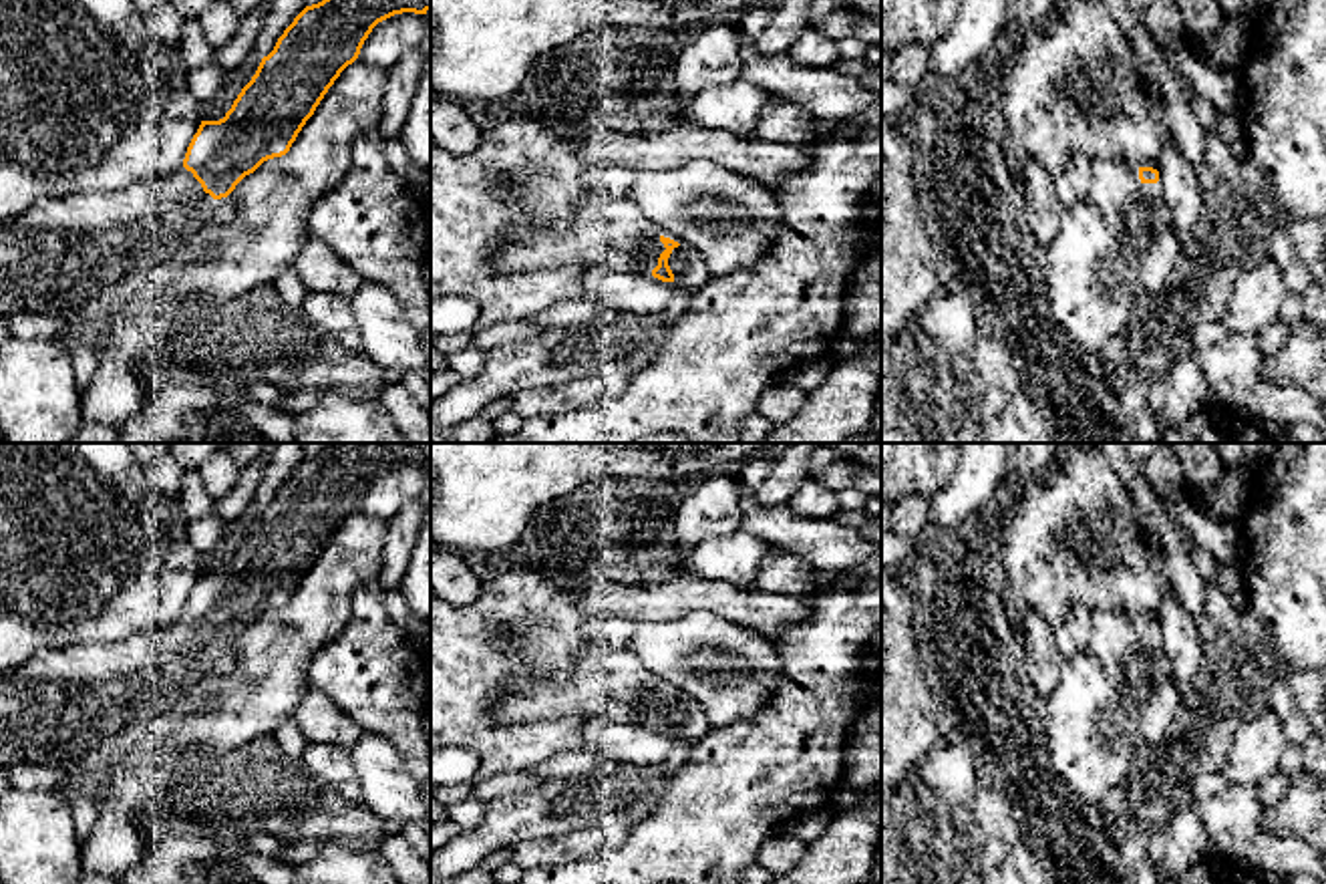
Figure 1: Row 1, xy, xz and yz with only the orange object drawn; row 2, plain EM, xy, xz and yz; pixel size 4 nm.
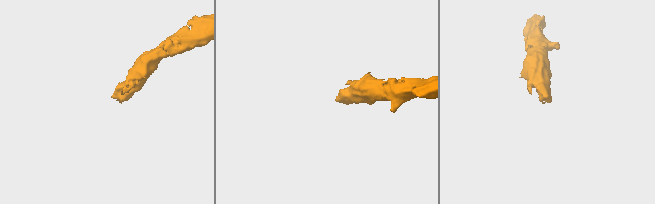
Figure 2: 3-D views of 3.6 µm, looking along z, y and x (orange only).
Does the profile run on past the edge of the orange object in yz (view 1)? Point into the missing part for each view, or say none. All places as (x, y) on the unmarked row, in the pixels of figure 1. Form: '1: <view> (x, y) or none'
1: none

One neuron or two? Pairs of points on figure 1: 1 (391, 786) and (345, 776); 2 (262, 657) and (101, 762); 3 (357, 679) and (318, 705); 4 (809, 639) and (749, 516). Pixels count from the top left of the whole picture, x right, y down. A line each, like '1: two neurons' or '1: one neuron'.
1: two neurons
2: one neuron
3: two neurons
4: two neurons

